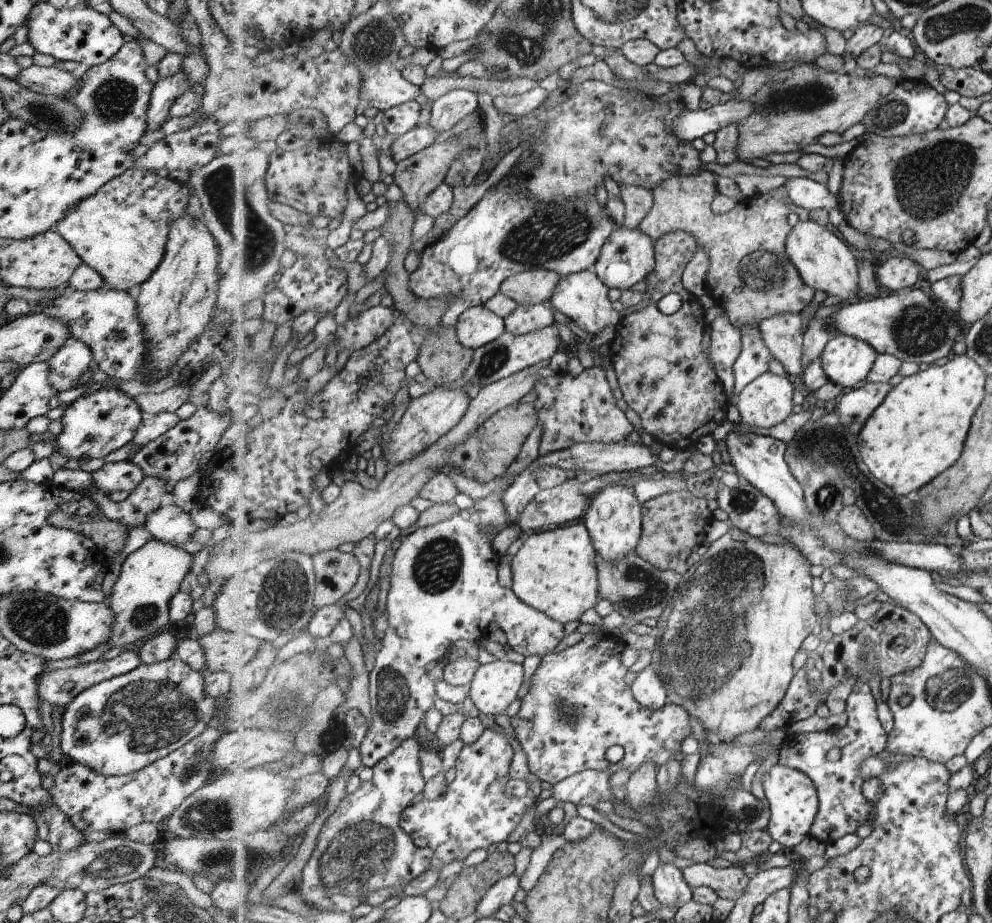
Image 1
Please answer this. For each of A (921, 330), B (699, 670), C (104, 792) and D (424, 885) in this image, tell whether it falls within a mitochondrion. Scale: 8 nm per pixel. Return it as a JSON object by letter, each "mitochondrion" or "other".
{"A":"mitochondrion","B":"mitochondrion","C":"other","D":"other"}

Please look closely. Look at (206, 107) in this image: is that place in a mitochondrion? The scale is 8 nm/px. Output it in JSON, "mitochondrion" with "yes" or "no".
{"mitochondrion":"no"}

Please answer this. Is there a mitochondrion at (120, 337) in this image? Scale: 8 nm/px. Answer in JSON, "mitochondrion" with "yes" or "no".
{"mitochondrion":"yes"}

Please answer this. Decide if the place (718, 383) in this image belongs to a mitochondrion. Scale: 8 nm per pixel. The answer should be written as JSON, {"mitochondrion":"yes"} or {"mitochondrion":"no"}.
{"mitochondrion":"no"}

